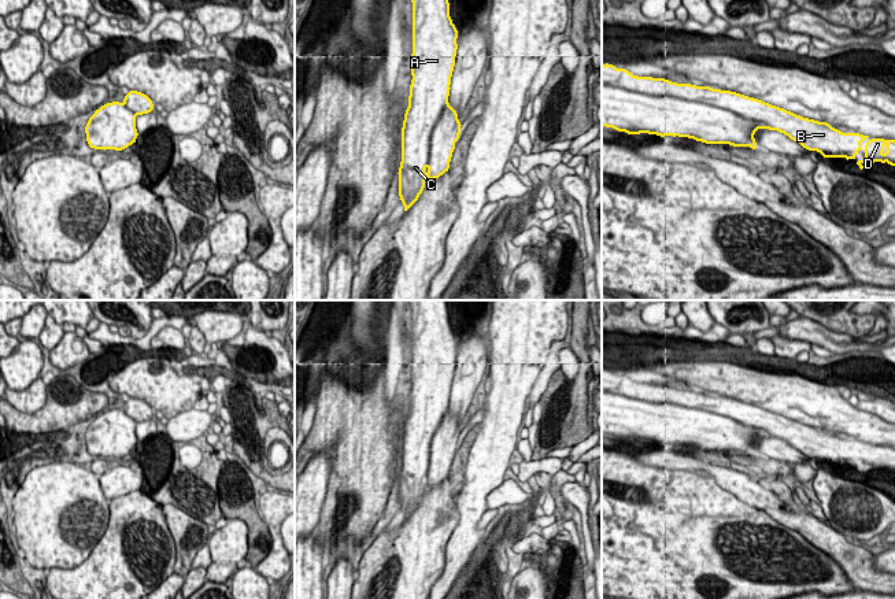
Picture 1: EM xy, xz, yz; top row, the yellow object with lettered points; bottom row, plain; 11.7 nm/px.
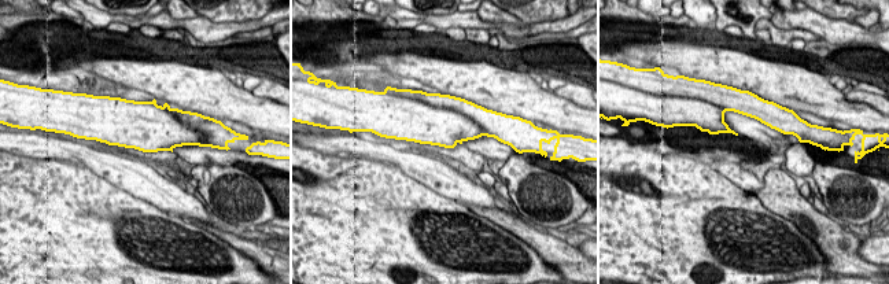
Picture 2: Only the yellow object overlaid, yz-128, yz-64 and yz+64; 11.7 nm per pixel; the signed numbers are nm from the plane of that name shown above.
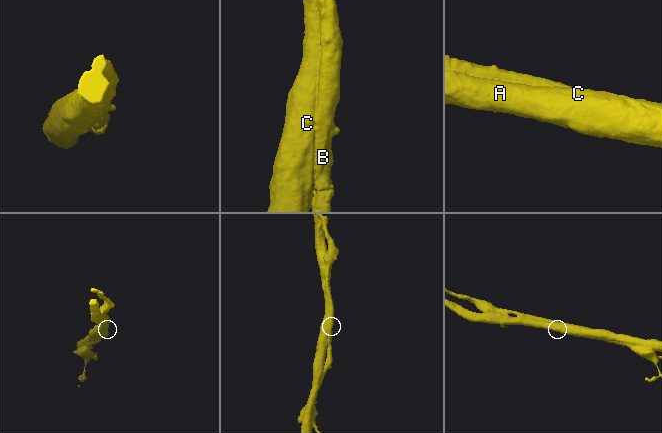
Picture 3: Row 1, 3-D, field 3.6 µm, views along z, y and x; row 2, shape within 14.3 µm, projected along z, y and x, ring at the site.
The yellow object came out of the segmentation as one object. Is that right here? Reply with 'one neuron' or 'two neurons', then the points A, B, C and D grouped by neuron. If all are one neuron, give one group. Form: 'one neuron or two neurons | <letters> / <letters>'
two neurons | A C / B D

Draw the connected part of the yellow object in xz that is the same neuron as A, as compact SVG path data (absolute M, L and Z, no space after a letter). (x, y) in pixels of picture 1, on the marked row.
M411 0L413 53L408 107L402 127L402 162L399 167L399 196L407 211L425 188L432 132L448 103L451 77L456 56L458 30L450 16L448 0Z

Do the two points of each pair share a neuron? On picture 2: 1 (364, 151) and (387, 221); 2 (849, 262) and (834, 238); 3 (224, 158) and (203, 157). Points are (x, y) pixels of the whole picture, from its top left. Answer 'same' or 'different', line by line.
1: different
2: same
3: same

